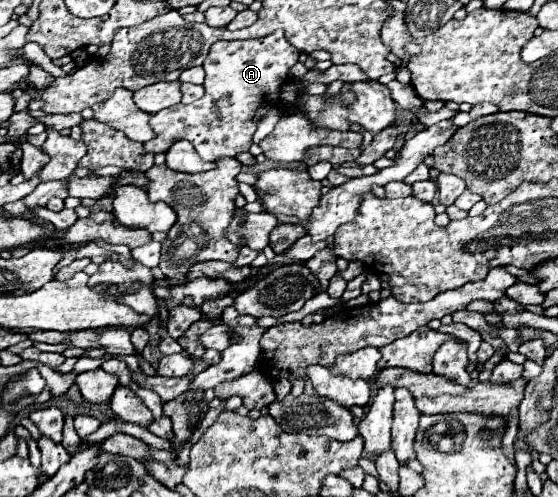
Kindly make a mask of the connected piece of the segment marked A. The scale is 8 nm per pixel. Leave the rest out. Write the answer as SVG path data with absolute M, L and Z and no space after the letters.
M276 30L262 40L254 38L216 42L204 60L204 98L154 114L150 126L154 128L156 138L146 142L144 148L152 154L158 154L166 152L174 140L184 138L192 142L200 158L206 162L214 162L220 156L236 156L240 152L248 152L260 118L268 110L282 106L280 86L288 80L288 70L298 62L298 56L300 52L284 38L282 30Z

